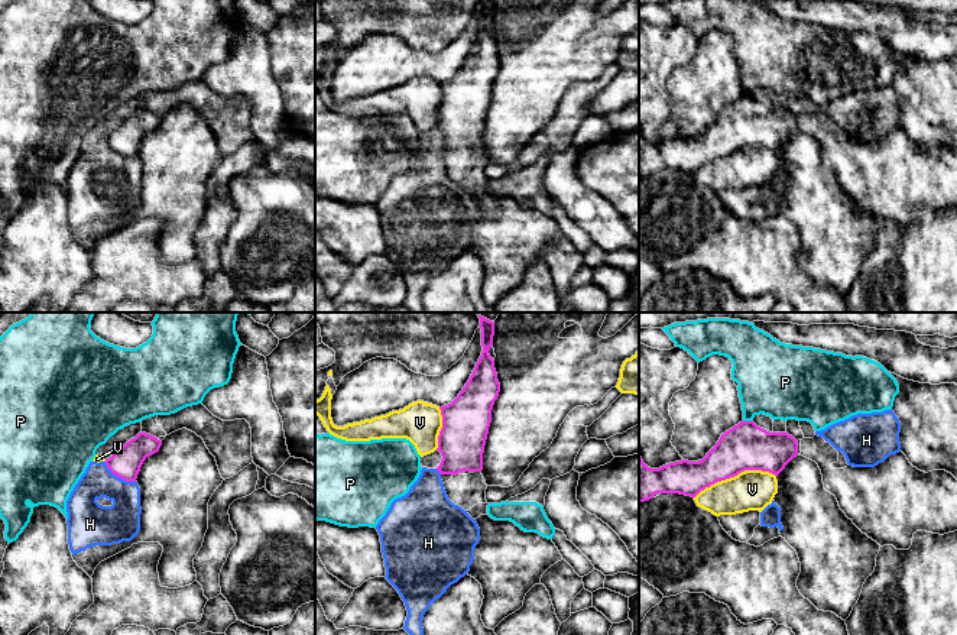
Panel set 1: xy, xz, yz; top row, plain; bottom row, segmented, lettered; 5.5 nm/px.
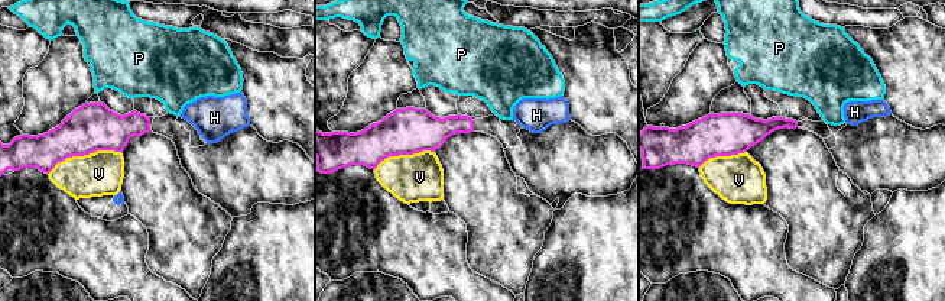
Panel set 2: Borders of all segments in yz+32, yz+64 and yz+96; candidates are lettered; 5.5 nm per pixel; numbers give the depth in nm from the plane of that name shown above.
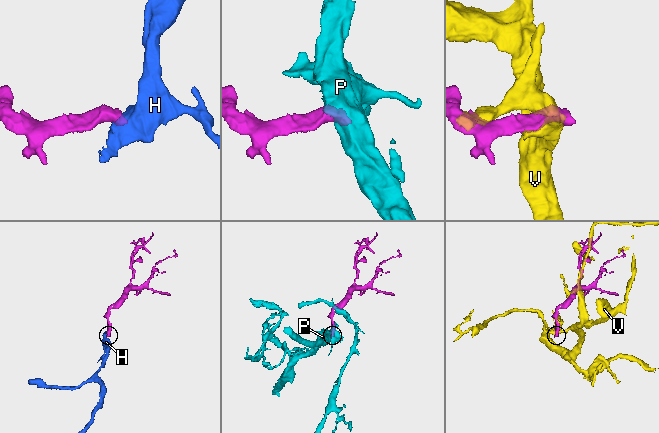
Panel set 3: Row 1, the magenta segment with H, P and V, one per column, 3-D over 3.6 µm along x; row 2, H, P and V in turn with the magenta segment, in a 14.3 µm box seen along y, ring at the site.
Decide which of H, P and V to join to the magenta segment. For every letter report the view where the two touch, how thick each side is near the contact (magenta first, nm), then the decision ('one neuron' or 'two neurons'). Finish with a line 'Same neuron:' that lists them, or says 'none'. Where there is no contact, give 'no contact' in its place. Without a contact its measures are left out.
H: xy | 170/200 nm | two neurons
P: yz | 260/360 nm | two neurons
V: yz | 260/220 nm | two neurons
Same neuron: none

